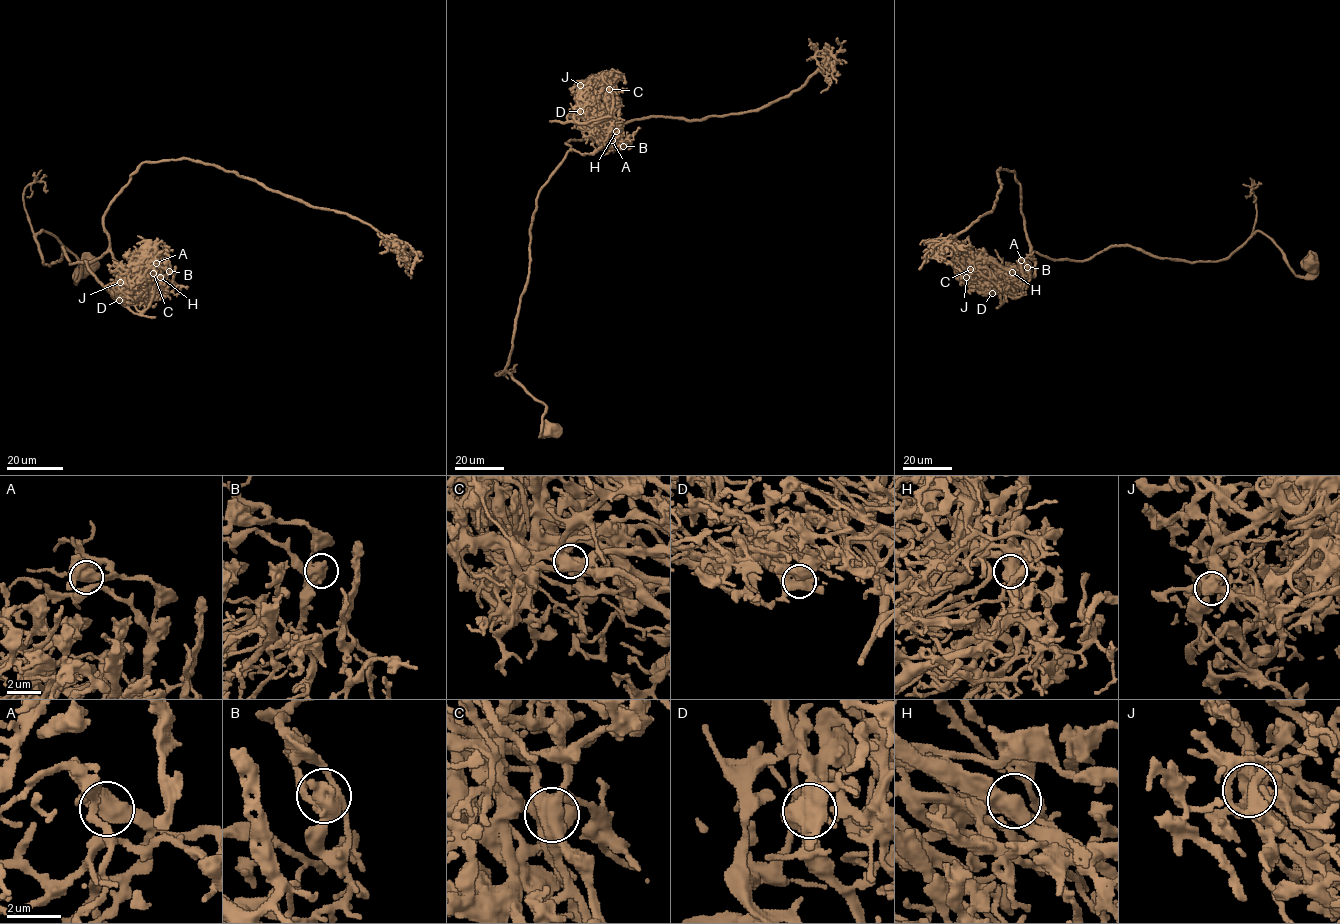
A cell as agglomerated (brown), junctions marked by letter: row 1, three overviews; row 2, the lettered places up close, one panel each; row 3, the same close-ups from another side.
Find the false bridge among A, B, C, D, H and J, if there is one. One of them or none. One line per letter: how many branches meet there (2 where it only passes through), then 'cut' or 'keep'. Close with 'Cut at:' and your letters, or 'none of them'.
A: branches 4; keep
B: branches 4; keep
C: branches 4; cut
D: branches 4; keep
H: branches 4; keep
J: branches 5; keep
Cut at: C

